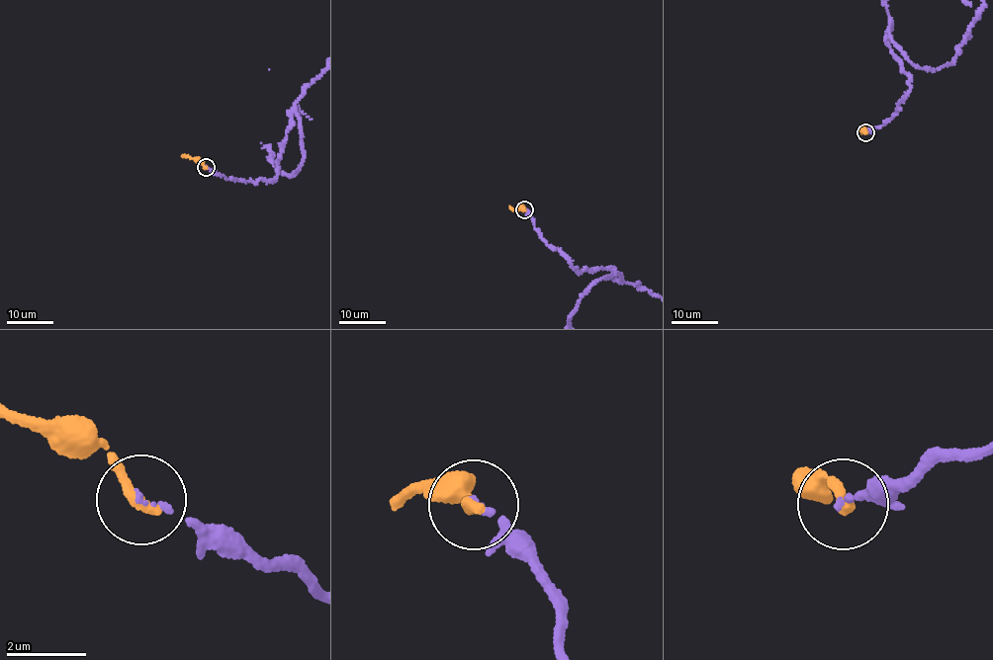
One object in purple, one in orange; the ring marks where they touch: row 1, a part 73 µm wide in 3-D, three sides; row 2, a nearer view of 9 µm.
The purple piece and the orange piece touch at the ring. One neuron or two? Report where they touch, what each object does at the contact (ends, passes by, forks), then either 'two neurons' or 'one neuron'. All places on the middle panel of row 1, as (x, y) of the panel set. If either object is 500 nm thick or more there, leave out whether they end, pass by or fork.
at (524, 209); purple ends there; orange ends there; one neuron

